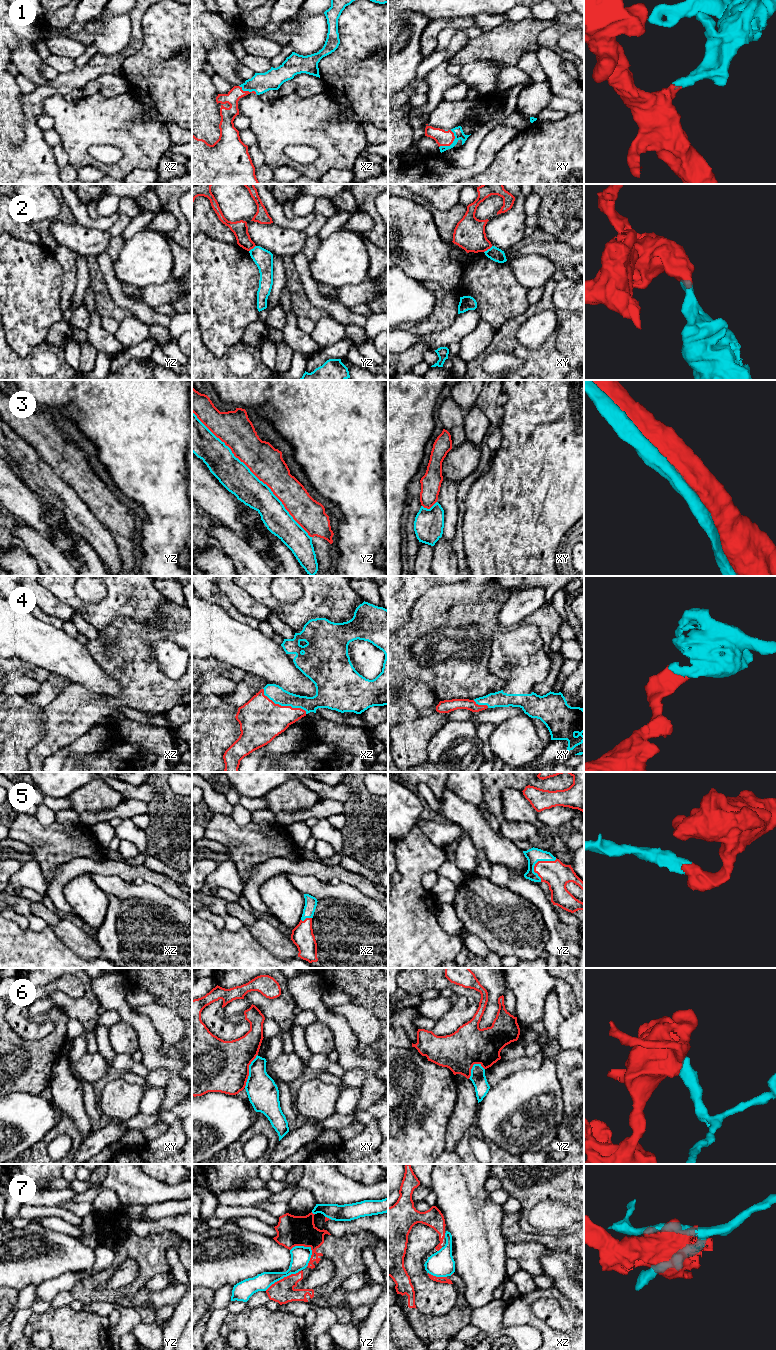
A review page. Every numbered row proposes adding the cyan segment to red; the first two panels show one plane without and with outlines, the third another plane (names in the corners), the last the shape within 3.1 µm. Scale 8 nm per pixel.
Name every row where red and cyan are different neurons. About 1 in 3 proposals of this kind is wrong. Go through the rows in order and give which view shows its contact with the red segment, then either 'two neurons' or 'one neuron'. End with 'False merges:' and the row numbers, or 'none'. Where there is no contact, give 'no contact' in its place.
1: meets red in xy; one neuron
2: meets red in xy; two neurons
3: meets red in yz; one neuron
4: meets red in xz; one neuron
5: meets red in yz; one neuron
6: meets red in xy; two neurons
7: meets red in yz; two neurons
False merges: 2, 6, 7

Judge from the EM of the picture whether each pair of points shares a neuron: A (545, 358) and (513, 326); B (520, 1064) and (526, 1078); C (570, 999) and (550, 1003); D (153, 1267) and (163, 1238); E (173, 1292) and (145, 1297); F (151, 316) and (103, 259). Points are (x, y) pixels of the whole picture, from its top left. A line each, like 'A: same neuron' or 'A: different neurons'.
A: same neuron
B: different neurons
C: different neurons
D: same neuron
E: same neuron
F: same neuron

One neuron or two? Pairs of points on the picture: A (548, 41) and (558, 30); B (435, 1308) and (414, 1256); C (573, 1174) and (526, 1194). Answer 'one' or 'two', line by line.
A: one
B: one
C: one

